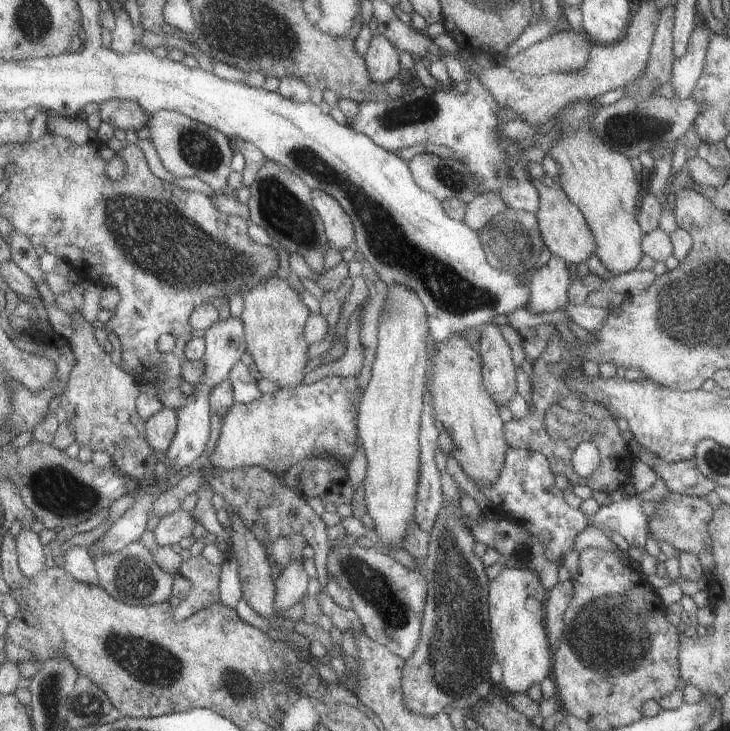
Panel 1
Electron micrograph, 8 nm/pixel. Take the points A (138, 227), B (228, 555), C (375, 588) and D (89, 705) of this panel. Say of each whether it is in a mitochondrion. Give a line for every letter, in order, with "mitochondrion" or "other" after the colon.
A: mitochondrion
B: other
C: mitochondrion
D: mitochondrion

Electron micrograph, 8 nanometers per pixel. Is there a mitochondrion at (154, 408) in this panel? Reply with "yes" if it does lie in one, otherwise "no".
no

